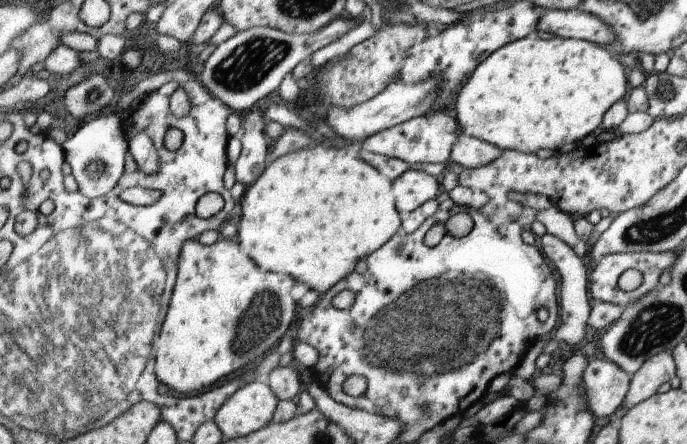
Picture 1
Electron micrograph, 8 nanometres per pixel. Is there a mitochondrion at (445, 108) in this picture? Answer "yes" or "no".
no

